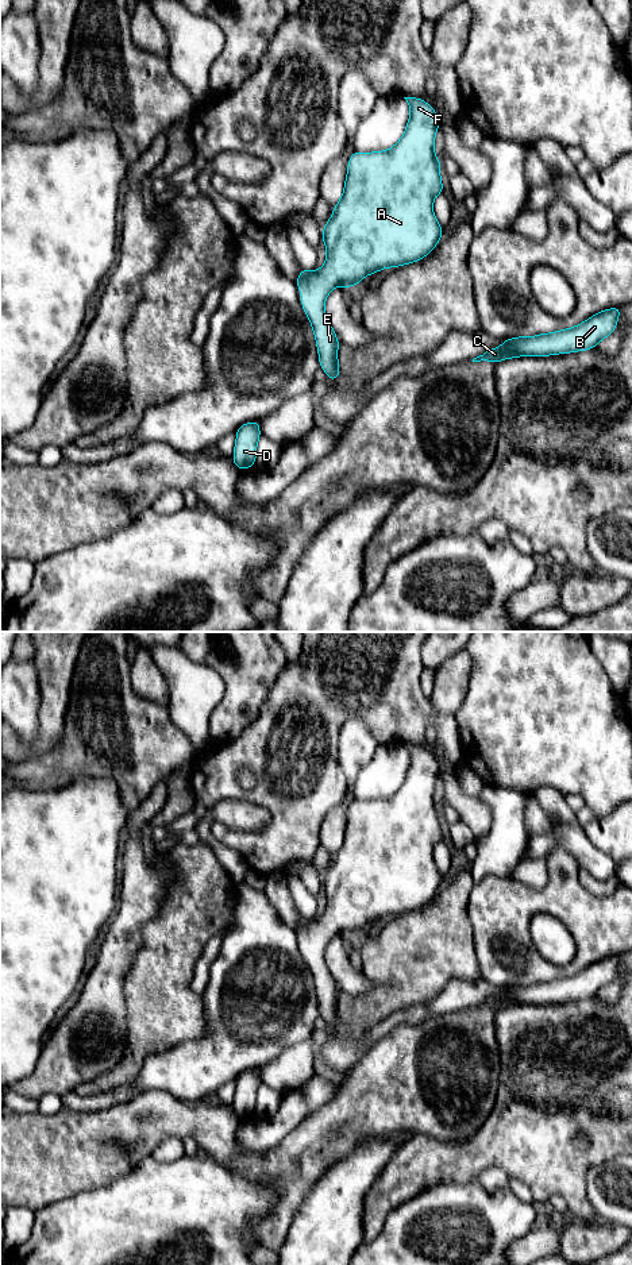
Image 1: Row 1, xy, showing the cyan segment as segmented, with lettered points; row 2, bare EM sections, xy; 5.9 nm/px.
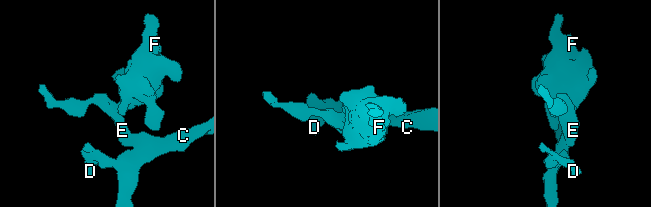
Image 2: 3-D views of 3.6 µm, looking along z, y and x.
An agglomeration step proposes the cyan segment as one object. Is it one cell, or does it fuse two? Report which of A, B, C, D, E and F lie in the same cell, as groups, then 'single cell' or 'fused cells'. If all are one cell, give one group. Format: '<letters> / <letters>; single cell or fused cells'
A B C D E F; single cell

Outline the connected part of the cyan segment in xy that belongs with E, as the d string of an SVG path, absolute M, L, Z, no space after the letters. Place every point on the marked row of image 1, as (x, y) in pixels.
M419 97L404 99L411 108L411 116L402 138L385 151L352 153L343 196L323 227L321 238L327 248L324 267L311 271L301 269L297 277L302 309L316 338L319 363L330 381L336 381L340 374L338 363L340 343L324 311L330 292L336 286L350 289L366 275L382 269L417 262L436 247L443 235L432 209L435 197L444 192L440 159L433 150L439 116L427 101Z

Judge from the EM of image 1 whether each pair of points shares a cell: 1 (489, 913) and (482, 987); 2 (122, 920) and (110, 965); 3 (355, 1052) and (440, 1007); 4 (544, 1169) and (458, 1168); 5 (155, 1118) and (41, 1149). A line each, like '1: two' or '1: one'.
1: two
2: one
3: one
4: one
5: one

